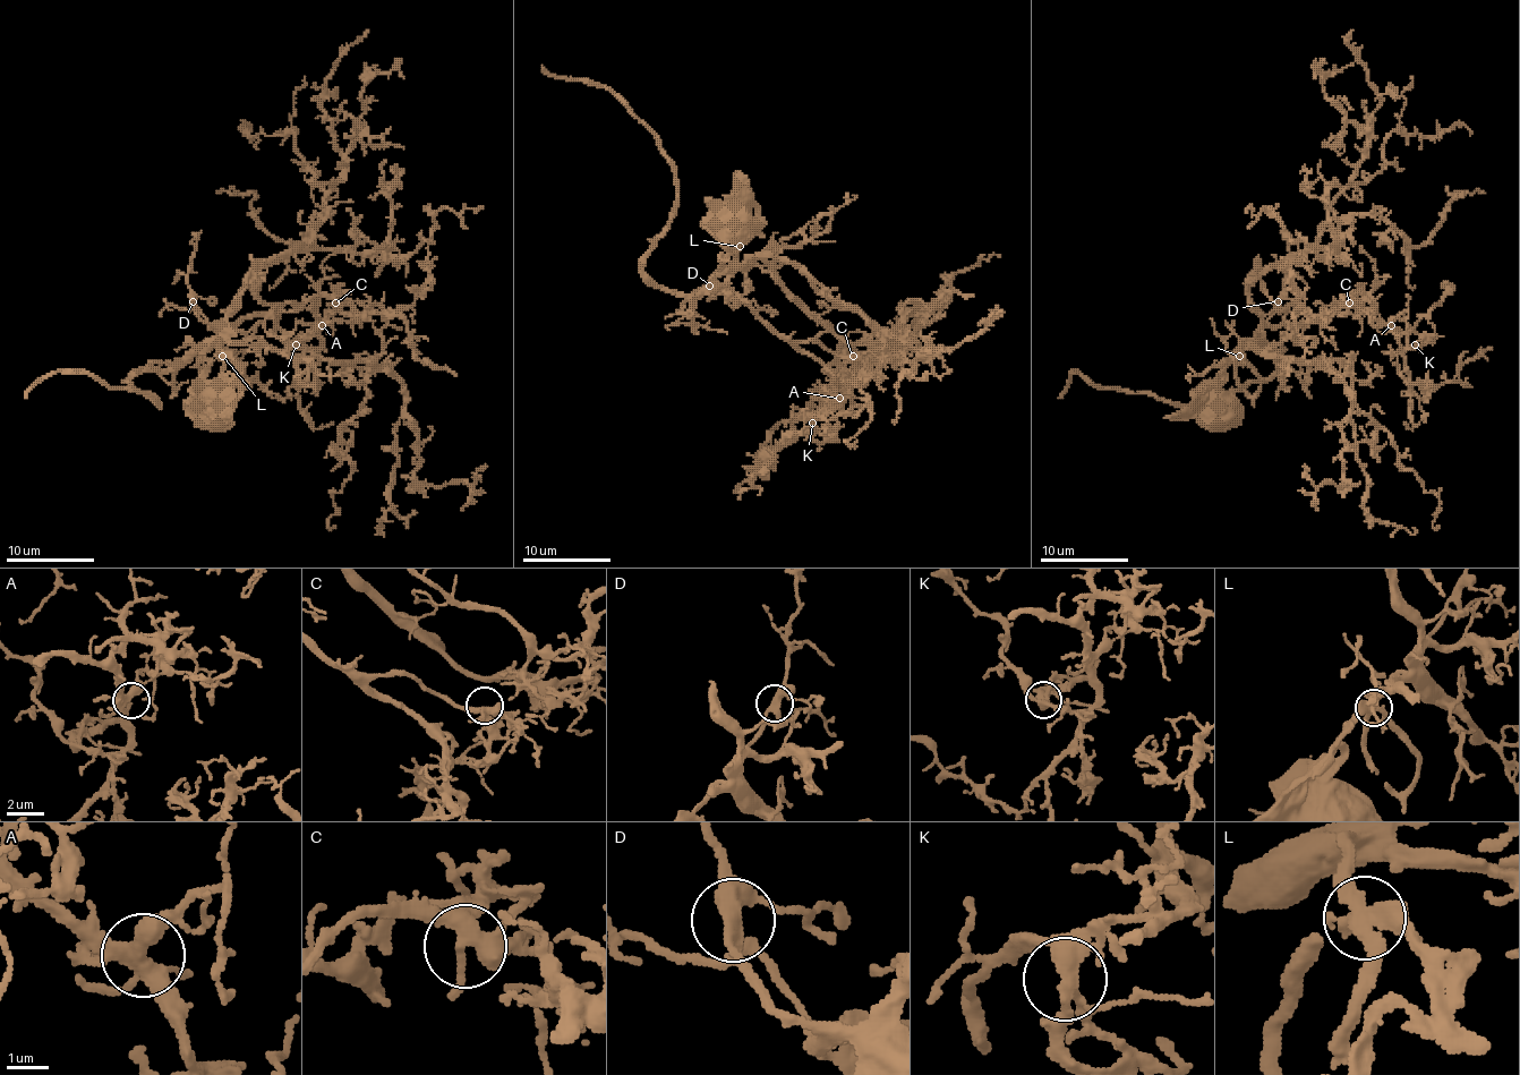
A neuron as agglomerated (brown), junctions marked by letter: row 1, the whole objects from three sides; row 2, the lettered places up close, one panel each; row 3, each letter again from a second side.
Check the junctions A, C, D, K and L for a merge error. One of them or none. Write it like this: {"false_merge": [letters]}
{"false_merge": []}

